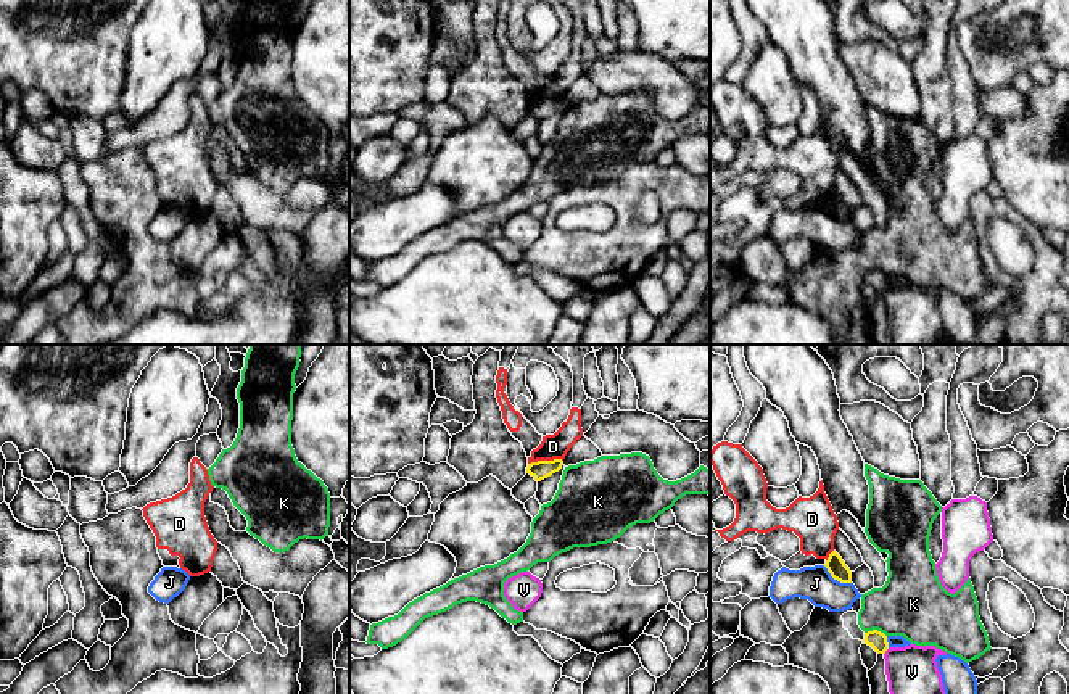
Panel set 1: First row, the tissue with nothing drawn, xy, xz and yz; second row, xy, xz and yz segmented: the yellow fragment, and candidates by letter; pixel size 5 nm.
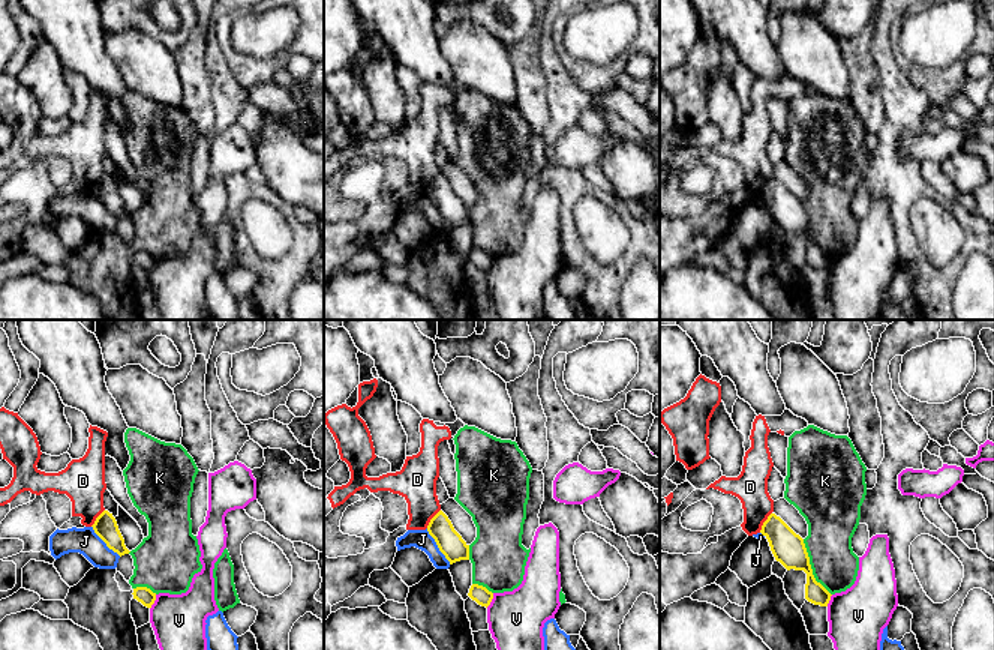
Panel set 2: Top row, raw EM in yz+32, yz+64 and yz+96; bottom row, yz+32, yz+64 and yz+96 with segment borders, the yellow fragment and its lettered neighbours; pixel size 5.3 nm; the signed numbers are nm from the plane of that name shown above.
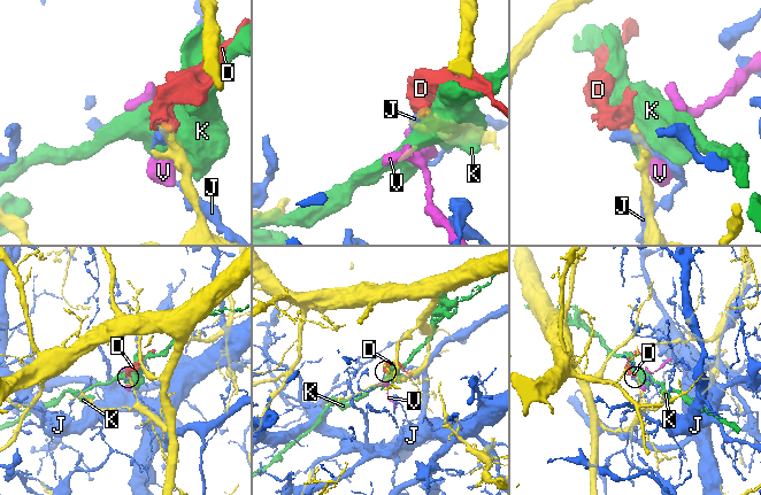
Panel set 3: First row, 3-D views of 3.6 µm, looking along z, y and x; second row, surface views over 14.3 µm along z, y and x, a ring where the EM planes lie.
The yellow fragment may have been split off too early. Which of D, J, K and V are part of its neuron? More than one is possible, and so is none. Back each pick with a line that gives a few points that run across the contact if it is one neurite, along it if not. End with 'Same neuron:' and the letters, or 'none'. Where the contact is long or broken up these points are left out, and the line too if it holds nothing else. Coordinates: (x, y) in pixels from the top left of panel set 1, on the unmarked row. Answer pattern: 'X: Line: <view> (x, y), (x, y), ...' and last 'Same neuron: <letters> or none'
Same neuron: none

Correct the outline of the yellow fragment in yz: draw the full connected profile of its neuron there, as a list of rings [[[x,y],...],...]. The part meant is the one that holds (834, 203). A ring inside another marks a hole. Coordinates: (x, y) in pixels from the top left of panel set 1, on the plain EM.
[[[832,190],[824,203],[831,216],[840,222],[852,222],[852,211],[842,200],[842,196]]]

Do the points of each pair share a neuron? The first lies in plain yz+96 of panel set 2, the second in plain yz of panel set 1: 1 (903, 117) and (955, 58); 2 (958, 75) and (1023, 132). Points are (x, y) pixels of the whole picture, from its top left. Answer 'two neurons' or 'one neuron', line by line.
1: one neuron
2: two neurons

